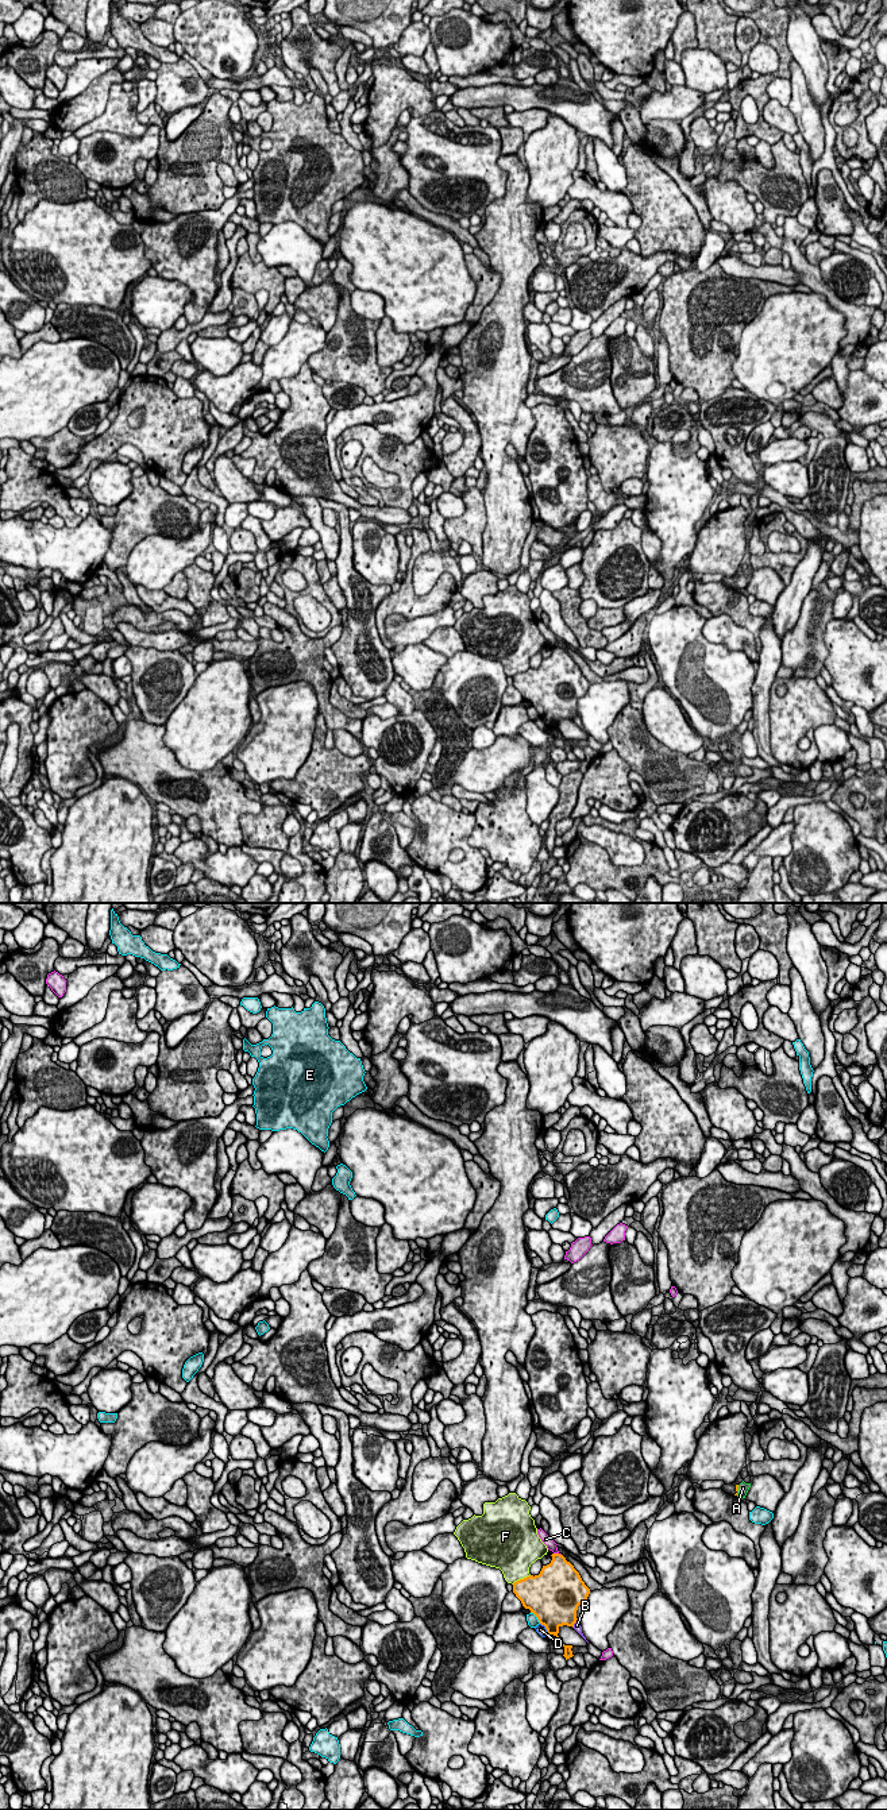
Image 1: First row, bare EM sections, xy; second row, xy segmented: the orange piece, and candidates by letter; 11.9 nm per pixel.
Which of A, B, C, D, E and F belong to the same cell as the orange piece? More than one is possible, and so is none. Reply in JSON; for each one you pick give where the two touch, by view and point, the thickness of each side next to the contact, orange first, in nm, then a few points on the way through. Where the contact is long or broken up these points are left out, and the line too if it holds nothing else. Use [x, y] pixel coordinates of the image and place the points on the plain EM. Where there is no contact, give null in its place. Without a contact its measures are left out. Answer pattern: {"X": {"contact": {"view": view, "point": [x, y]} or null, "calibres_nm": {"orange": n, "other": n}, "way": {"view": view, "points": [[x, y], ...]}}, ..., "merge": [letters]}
{"A": {"contact": {"view": "xy", "point": [737, 581]}, "calibres_nm": {"orange": 30, "other": 130}, "way": {"view": "xy", "points": [[736, 578], [737, 581], [743, 581]]}}, "merge": ["A"]}

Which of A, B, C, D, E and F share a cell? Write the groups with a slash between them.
A / B / C / D / E / F

